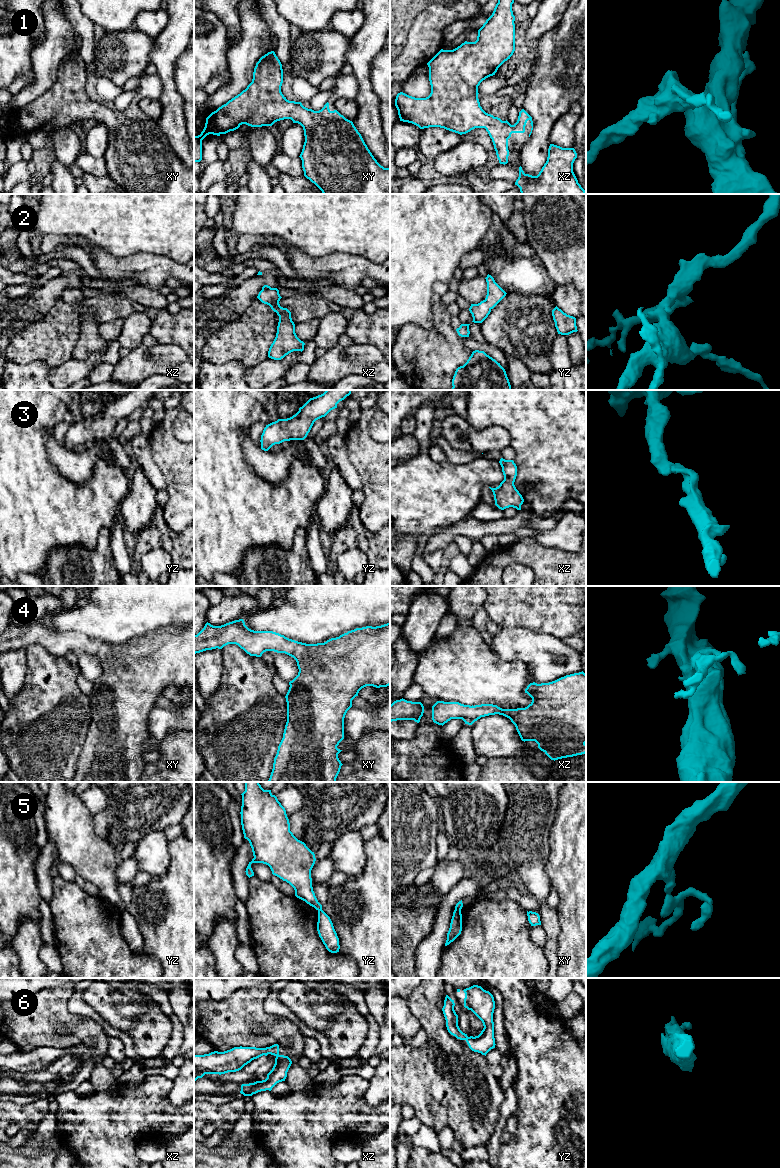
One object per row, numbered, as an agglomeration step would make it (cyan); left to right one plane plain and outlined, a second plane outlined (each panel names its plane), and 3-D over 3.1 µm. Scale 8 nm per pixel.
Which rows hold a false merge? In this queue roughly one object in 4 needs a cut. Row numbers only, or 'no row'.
5

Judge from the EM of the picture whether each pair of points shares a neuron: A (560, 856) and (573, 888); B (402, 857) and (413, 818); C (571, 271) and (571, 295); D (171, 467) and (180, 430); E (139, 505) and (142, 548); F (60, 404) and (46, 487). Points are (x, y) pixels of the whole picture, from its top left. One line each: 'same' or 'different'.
A: same
B: same
C: different
D: different
E: different
F: same

